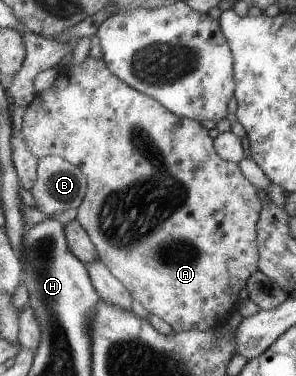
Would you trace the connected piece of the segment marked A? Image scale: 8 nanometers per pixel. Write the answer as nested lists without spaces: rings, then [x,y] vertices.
[[[88,56],[86,58],[86,62],[82,62],[80,66],[74,66],[74,68],[68,68],[66,73],[58,74],[58,80],[56,80],[56,84],[52,86],[52,88],[48,88],[48,90],[44,90],[44,92],[40,92],[37,94],[36,98],[32,100],[32,102],[27,106],[24,110],[23,122],[21,131],[24,135],[24,140],[26,140],[26,144],[28,144],[28,148],[32,150],[32,152],[39,158],[44,158],[50,155],[56,155],[60,158],[66,159],[68,162],[75,164],[76,166],[80,166],[82,172],[86,174],[89,178],[89,189],[86,194],[85,201],[82,202],[80,208],[77,210],[76,219],[80,221],[80,224],[84,226],[84,228],[90,234],[90,238],[92,238],[92,242],[96,244],[96,250],[98,250],[98,256],[100,256],[101,261],[110,268],[112,274],[124,284],[124,286],[132,293],[132,296],[136,301],[139,301],[143,307],[151,314],[156,314],[168,322],[168,324],[172,325],[172,328],[175,332],[186,332],[188,330],[208,330],[208,328],[220,327],[221,324],[225,322],[225,320],[229,317],[229,312],[232,312],[235,308],[238,307],[238,296],[240,296],[240,292],[242,292],[242,288],[247,288],[247,284],[249,278],[253,276],[253,274],[259,270],[259,262],[260,262],[260,252],[258,248],[258,222],[260,222],[260,217],[262,214],[262,209],[264,205],[265,198],[260,194],[260,191],[244,176],[244,172],[240,168],[239,163],[235,163],[232,161],[227,161],[222,158],[221,154],[218,154],[215,145],[215,138],[212,138],[210,134],[208,134],[208,130],[200,124],[198,120],[192,120],[191,118],[183,118],[181,119],[177,114],[174,114],[171,110],[168,110],[161,102],[158,102],[156,98],[152,98],[139,90],[136,90],[133,86],[130,86],[127,82],[124,82],[121,78],[118,78],[115,74],[112,74],[108,64],[102,58],[92,58],[92,56]]]

